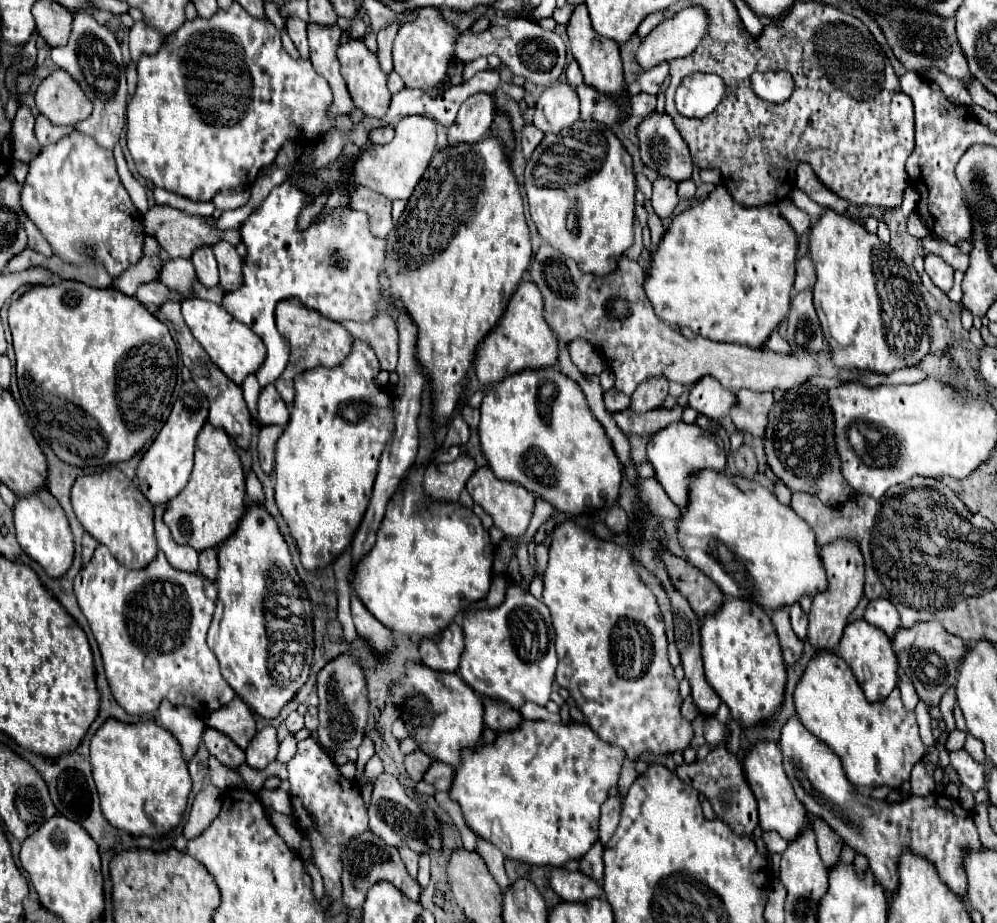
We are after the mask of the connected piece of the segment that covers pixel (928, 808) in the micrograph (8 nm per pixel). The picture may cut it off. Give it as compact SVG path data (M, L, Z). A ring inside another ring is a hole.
M790 717L782 727L780 751L784 757L784 771L794 787L798 801L812 817L824 819L834 831L840 833L846 845L856 853L862 853L870 861L878 883L886 891L898 887L898 859L904 849L912 849L918 855L928 857L940 873L940 879L956 895L966 893L966 873L962 867L964 849L980 849L980 837L972 821L972 813L966 811L960 801L952 801L942 793L930 793L926 797L908 797L900 803L874 801L864 797L844 775L842 763L828 745L822 745L812 733L804 729L798 717Z

